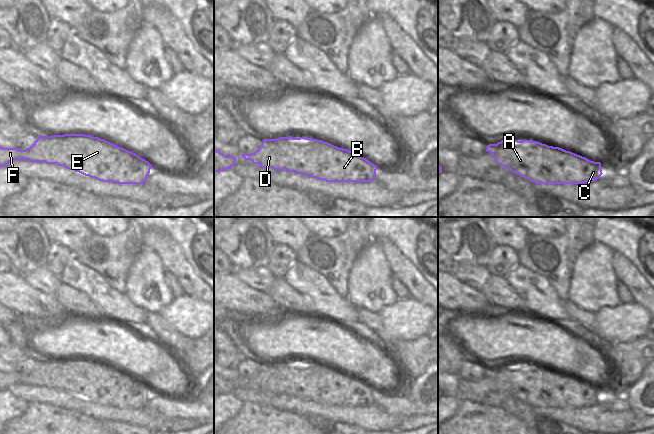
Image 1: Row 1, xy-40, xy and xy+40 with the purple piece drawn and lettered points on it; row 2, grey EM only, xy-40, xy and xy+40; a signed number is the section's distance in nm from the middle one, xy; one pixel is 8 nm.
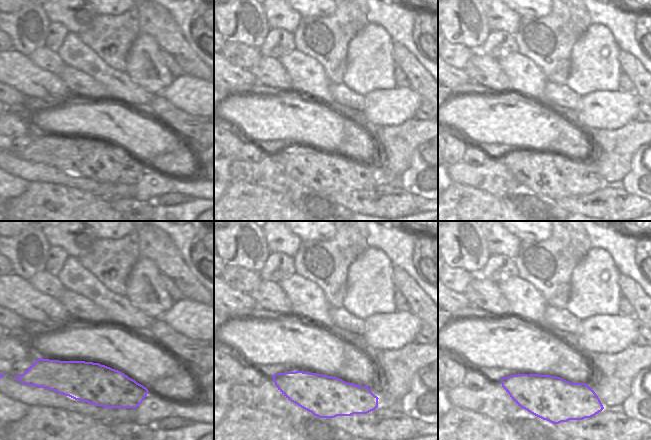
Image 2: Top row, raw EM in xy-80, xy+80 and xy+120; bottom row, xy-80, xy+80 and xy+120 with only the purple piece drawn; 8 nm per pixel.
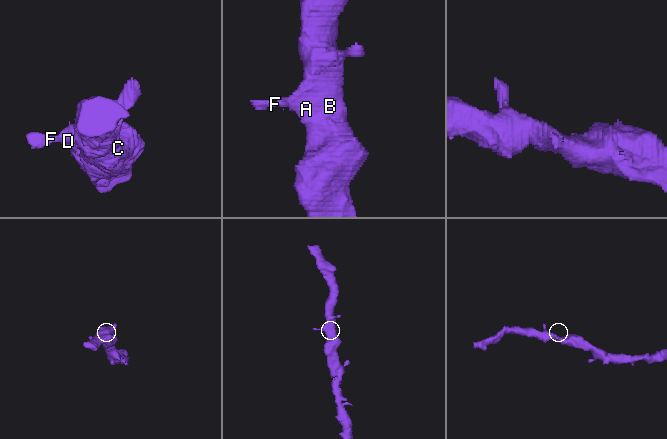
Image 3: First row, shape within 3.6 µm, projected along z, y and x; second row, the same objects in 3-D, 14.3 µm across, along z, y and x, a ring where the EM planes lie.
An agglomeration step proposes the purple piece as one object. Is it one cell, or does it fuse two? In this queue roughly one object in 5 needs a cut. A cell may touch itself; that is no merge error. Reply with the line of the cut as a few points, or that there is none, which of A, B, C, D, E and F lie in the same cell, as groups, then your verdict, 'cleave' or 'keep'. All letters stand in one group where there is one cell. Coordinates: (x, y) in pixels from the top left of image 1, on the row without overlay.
no cut; A B C D E F; keep

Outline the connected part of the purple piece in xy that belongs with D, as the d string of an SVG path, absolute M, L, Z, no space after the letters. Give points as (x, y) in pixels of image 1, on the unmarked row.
M306 361L263 363L261 370L255 376L242 378L242 381L251 384L253 388L259 388L260 392L287 394L326 406L369 406L375 403L377 394L376 389L352 375Z

